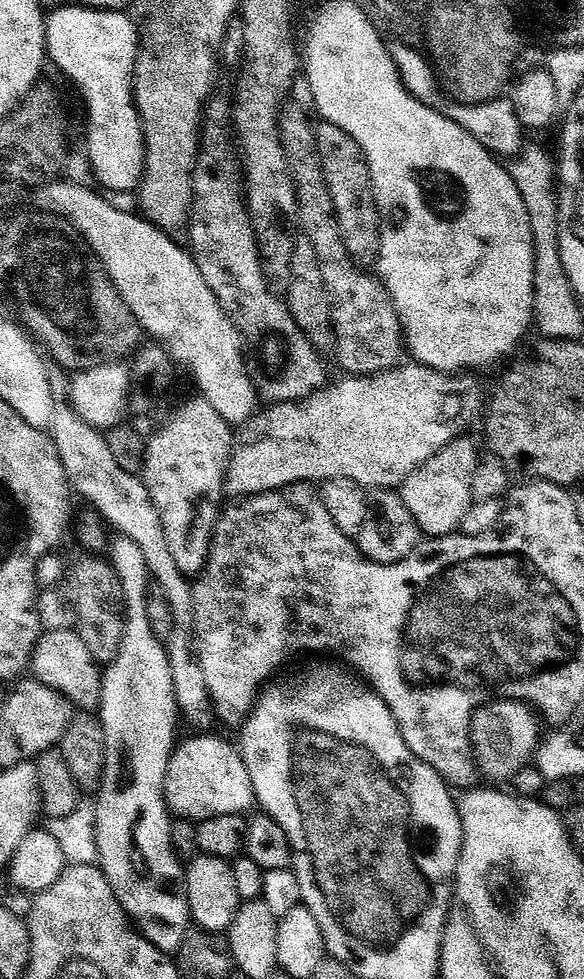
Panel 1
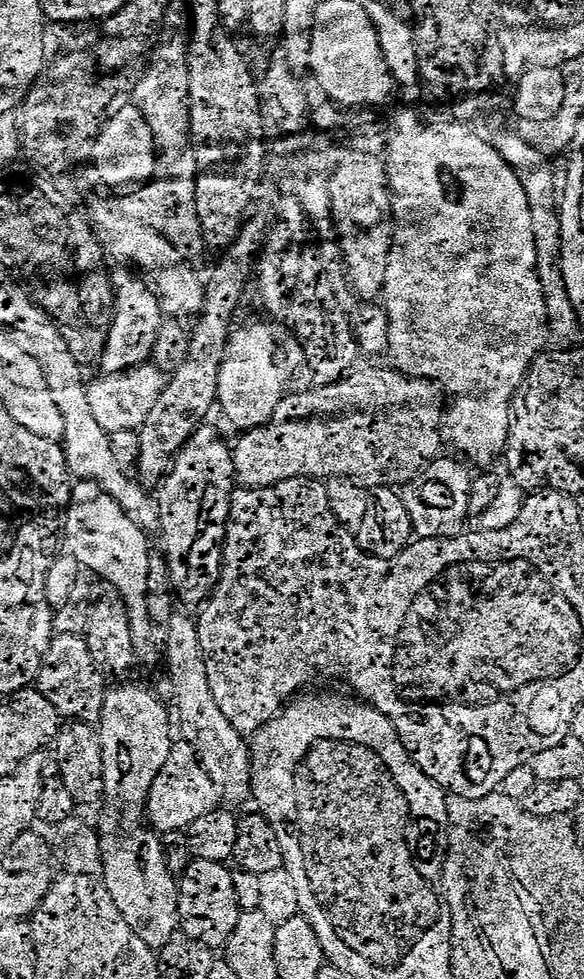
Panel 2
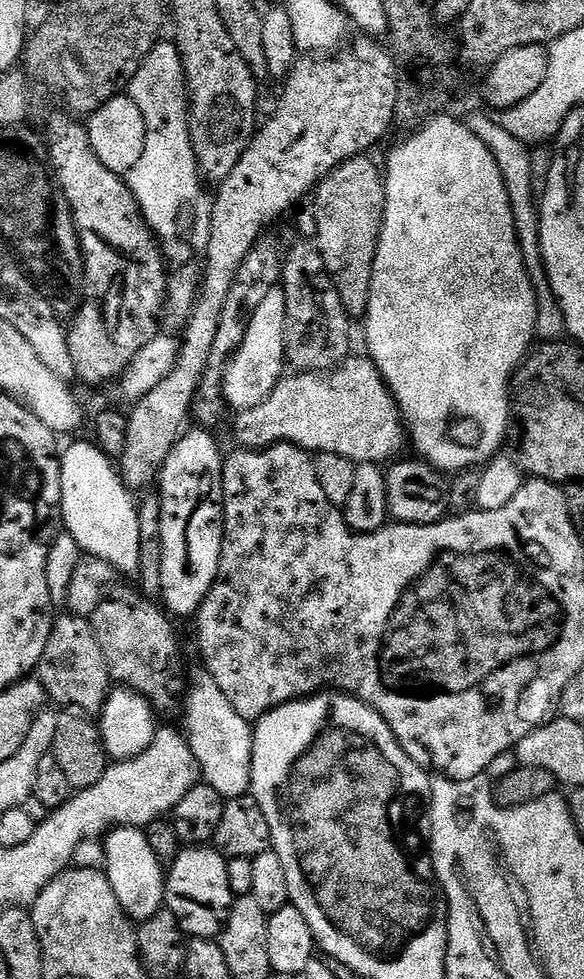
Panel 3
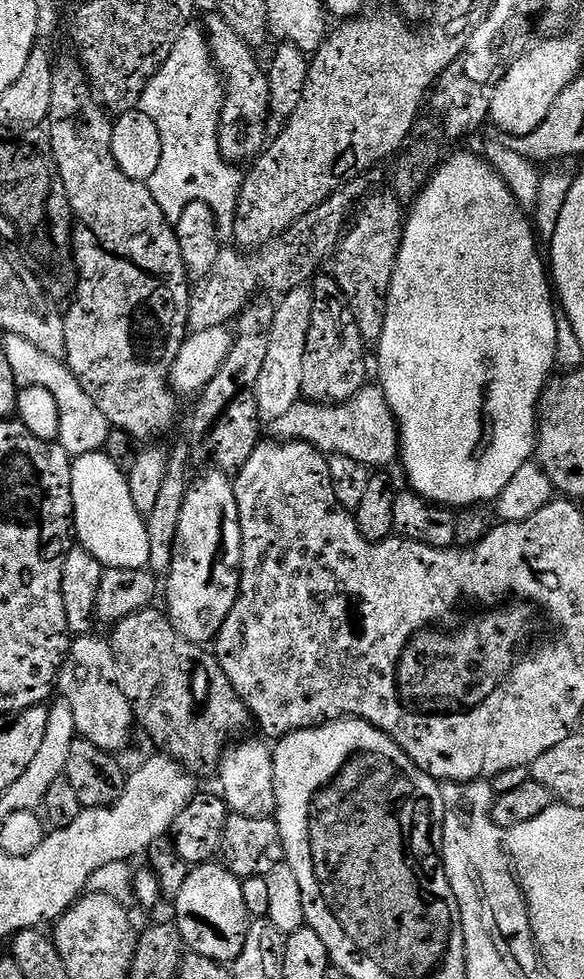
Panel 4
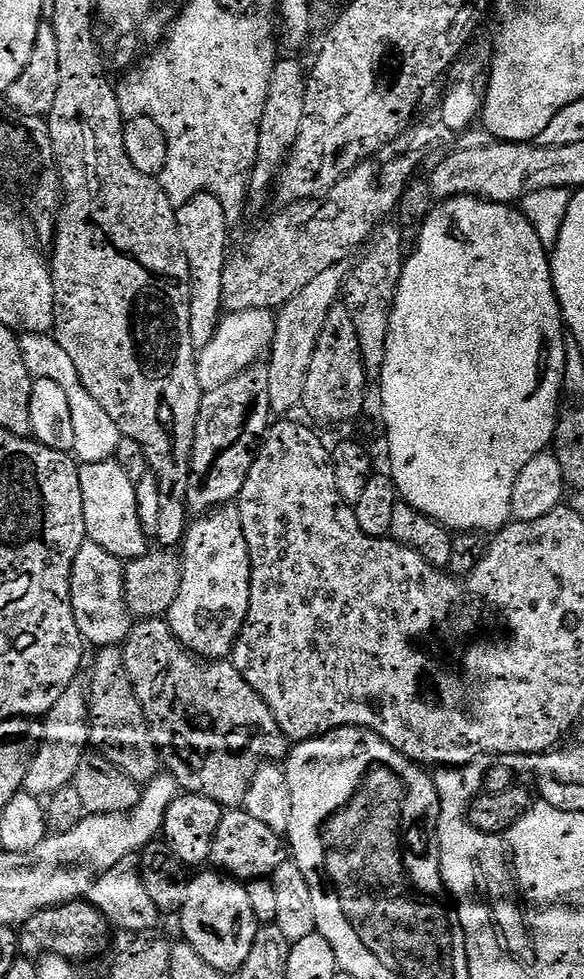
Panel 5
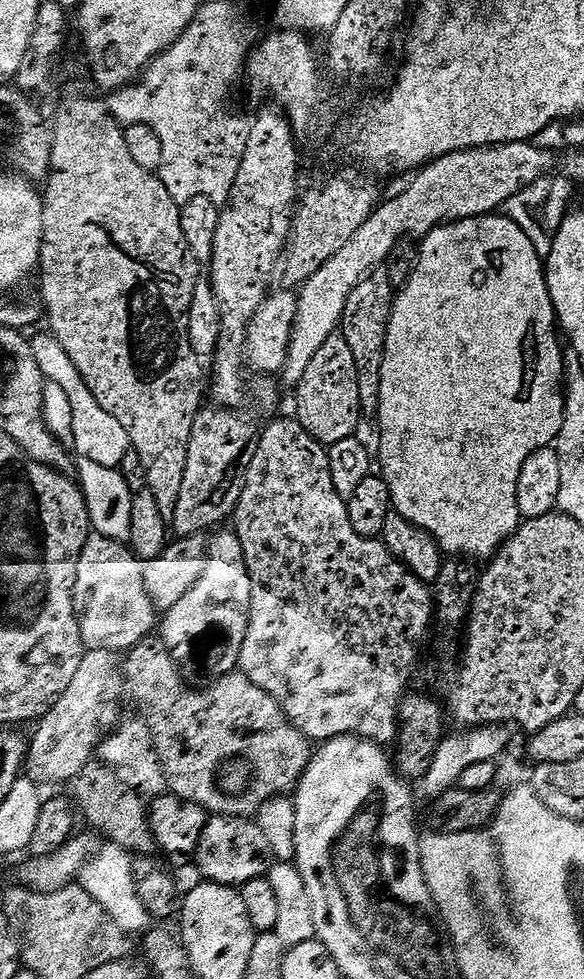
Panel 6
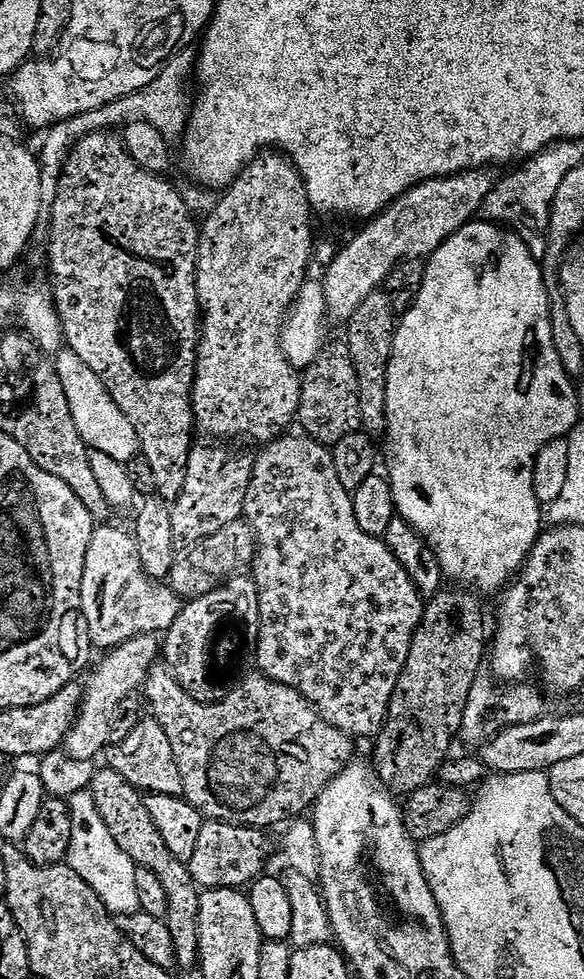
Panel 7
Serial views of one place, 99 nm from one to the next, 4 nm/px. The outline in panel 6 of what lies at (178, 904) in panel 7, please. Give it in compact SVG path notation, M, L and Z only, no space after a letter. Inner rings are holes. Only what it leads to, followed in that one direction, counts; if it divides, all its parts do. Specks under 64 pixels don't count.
M91 762L74 779L76 804L80 812L111 842L129 854L152 854L157 851L156 839L148 825L148 808L143 795L126 786L106 764Z

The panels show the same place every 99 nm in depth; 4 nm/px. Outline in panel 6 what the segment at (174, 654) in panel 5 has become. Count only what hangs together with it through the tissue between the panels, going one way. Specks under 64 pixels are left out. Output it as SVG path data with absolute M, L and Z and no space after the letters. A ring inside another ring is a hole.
M150 643L137 644L127 653L128 661L123 661L122 673L128 679L128 688L140 707L139 715L148 724L154 747L161 756L171 795L194 802L209 814L252 818L260 811L257 804L264 797L273 800L273 792L282 788L292 792L308 769L314 744L288 720L280 703L242 674L229 674L213 680L205 687L208 688L205 692L199 692L196 689L199 687L193 686L182 675L167 648ZM248 730L254 732L248 734ZM246 736L252 736L254 742L240 742ZM230 770L236 770L238 774L230 774Z

